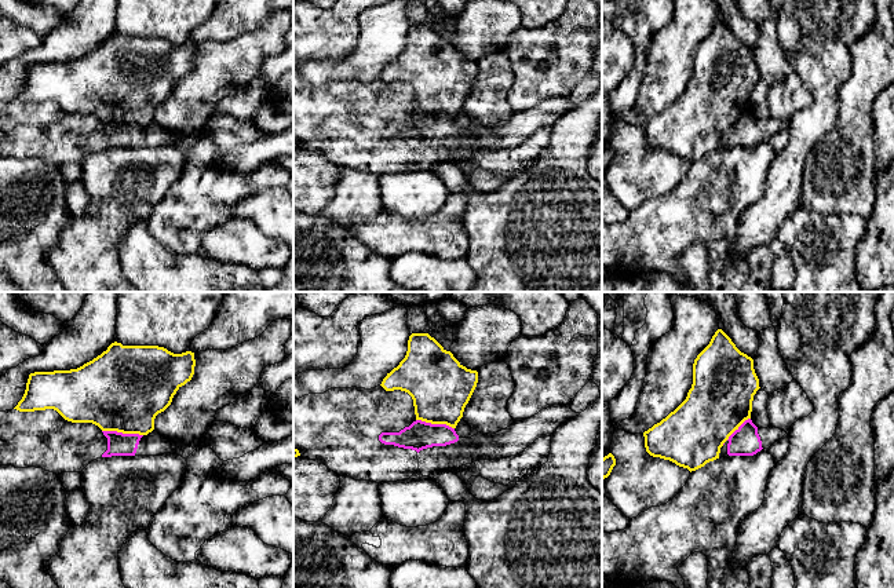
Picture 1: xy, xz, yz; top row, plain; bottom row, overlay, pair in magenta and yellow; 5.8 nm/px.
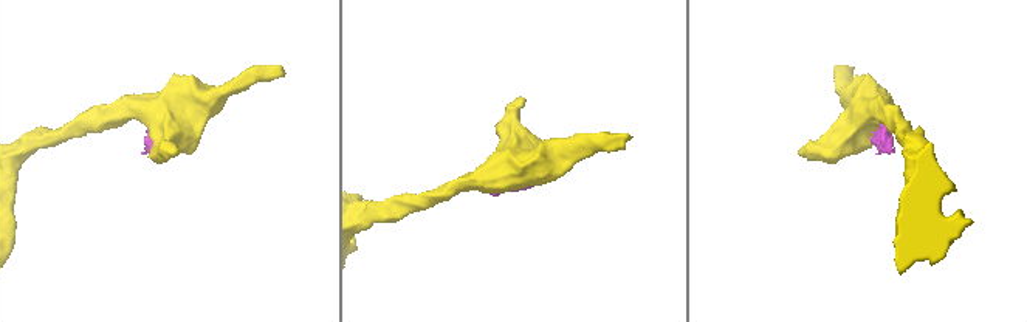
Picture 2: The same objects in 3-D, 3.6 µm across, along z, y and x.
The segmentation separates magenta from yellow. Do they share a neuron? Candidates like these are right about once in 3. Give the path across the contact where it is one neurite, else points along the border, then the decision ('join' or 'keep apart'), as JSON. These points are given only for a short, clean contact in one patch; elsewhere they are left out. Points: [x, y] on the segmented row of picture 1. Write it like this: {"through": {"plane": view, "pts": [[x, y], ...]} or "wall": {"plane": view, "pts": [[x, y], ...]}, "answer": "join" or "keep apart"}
{"answer": "keep apart"}

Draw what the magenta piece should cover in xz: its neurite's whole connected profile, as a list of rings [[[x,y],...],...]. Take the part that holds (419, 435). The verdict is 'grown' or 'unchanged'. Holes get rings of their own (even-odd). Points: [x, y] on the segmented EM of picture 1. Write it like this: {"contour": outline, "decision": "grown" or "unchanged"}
{"contour": [[[382,386],[371,390],[331,388],[293,399],[293,449],[304,459],[322,461],[340,476],[376,483],[397,482],[409,479],[417,470],[428,476],[434,471],[459,468],[477,460],[517,456],[579,414],[569,403],[554,405],[496,434],[484,434],[471,428],[463,417],[455,428],[417,420],[412,397],[401,390],[386,391]]], "decision": "grown"}

